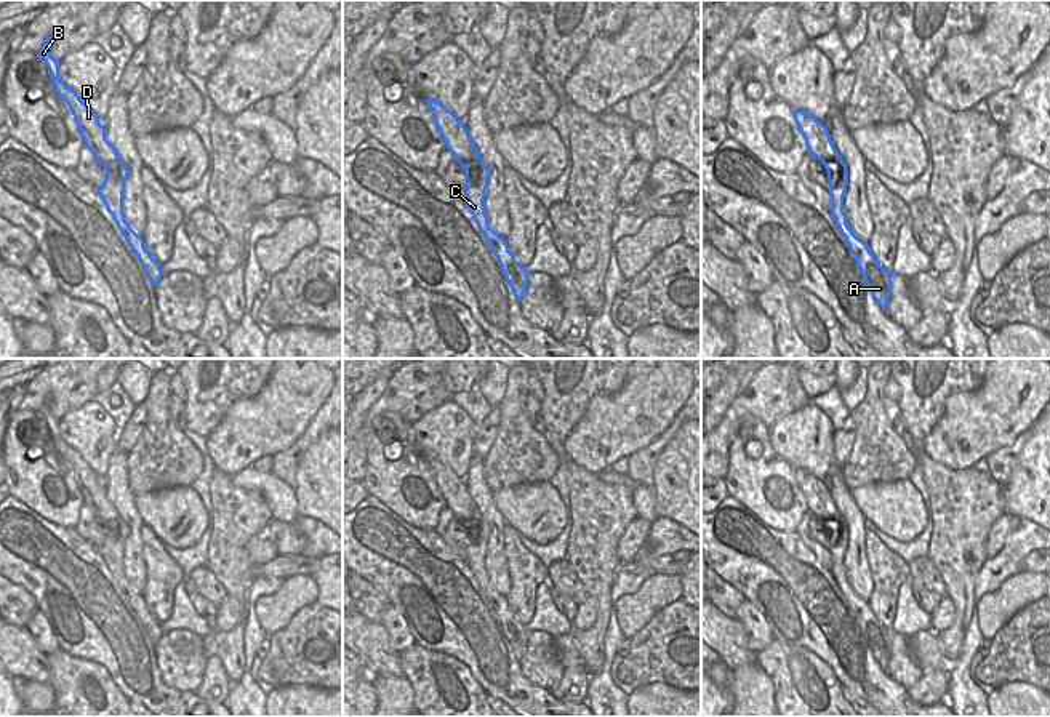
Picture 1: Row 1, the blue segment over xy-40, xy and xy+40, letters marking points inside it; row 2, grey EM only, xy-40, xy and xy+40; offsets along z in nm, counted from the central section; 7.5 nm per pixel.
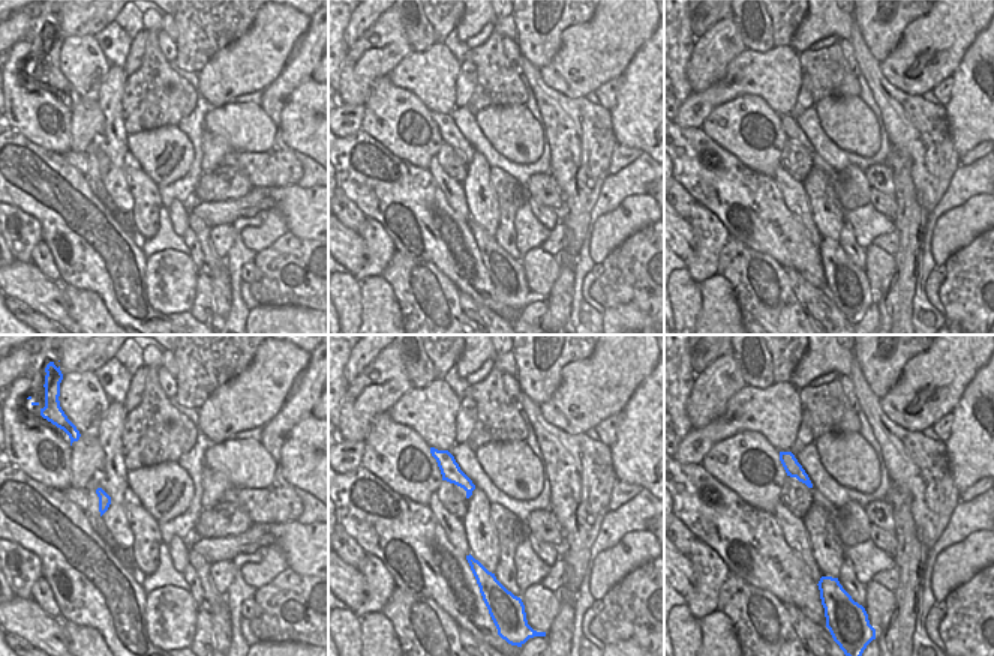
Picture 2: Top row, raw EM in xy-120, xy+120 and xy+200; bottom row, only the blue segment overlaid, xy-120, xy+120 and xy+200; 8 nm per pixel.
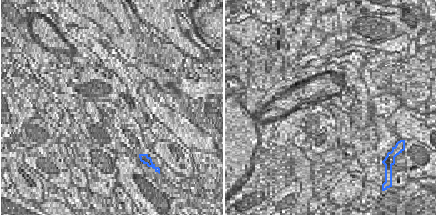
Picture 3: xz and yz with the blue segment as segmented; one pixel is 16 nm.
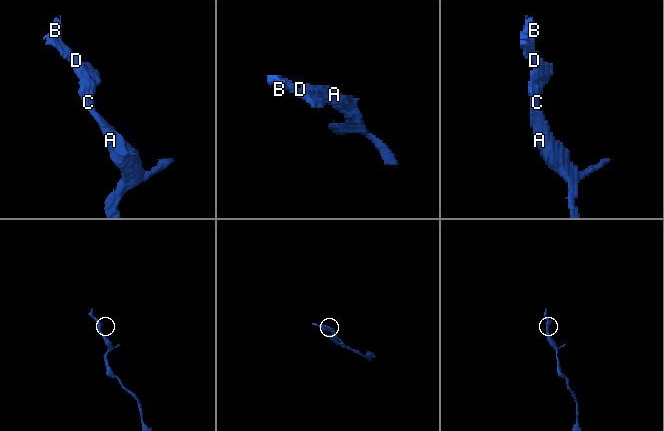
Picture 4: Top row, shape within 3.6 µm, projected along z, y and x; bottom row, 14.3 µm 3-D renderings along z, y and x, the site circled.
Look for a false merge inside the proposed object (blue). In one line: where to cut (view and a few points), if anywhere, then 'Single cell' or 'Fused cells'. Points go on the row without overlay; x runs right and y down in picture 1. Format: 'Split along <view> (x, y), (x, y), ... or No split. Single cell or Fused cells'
No split. Single cell.

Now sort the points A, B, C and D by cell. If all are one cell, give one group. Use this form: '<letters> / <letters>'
A B C D

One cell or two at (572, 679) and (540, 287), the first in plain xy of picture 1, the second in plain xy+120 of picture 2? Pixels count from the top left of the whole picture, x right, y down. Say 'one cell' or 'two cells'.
two cells

